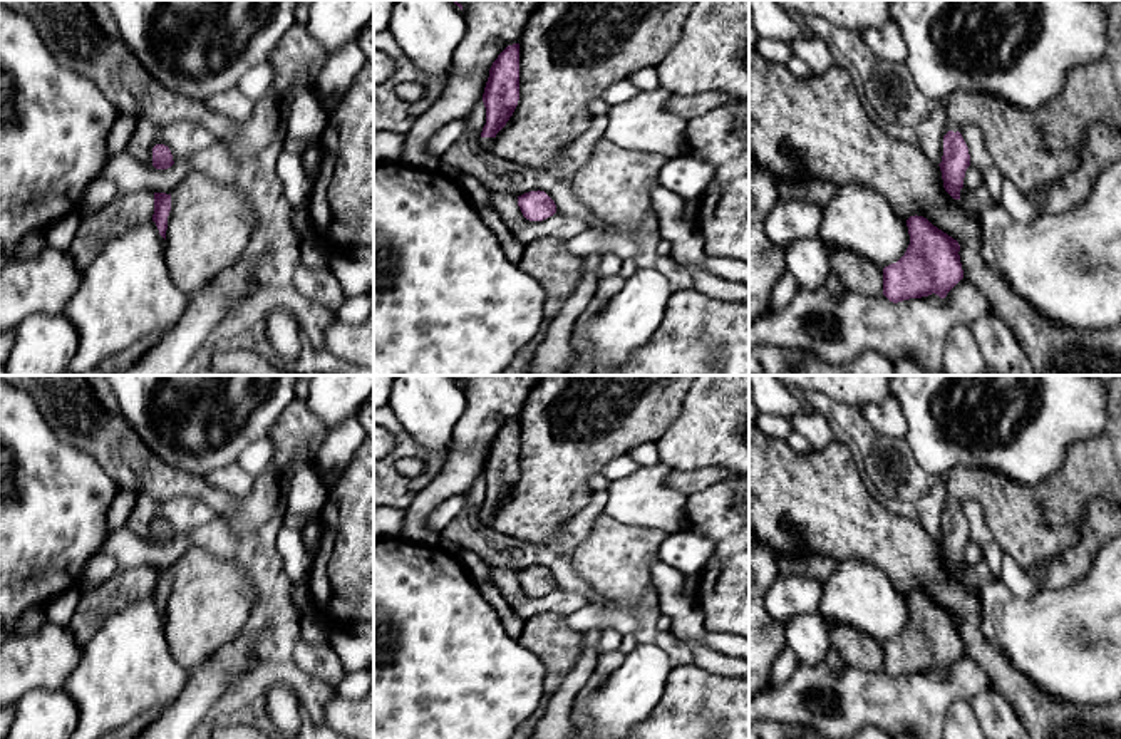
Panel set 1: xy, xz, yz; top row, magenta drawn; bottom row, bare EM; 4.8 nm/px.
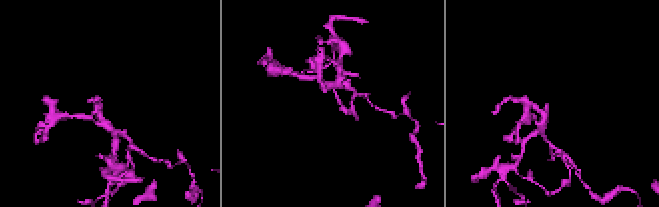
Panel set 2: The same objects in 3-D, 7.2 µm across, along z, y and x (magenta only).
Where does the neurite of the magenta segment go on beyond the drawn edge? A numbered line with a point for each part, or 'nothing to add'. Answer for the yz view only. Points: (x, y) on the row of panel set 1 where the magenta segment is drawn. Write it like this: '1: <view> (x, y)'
1: yz (1034, 148)

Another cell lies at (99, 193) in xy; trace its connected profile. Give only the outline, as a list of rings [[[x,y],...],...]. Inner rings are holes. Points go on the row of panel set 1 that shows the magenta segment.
[[[99,178],[87,186],[84,203],[89,209],[97,211],[109,204],[117,196],[117,193],[117,184],[112,179]]]

